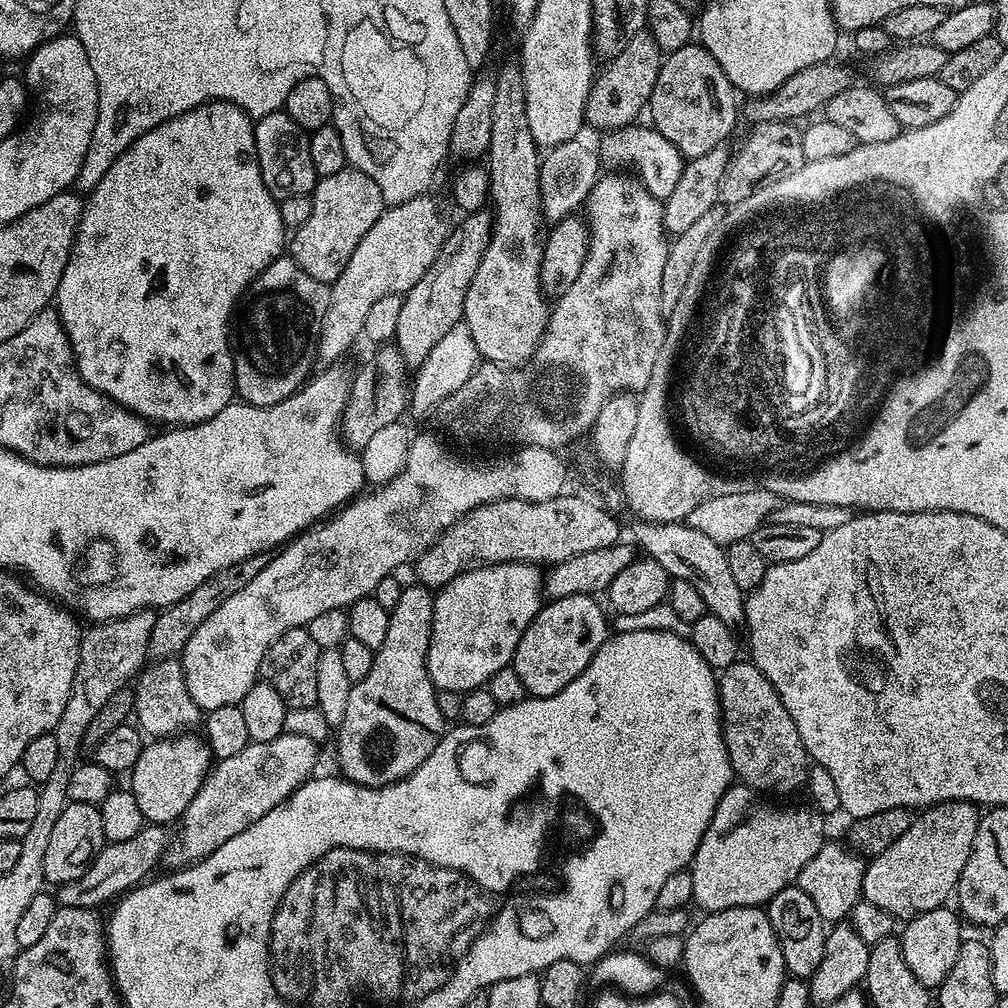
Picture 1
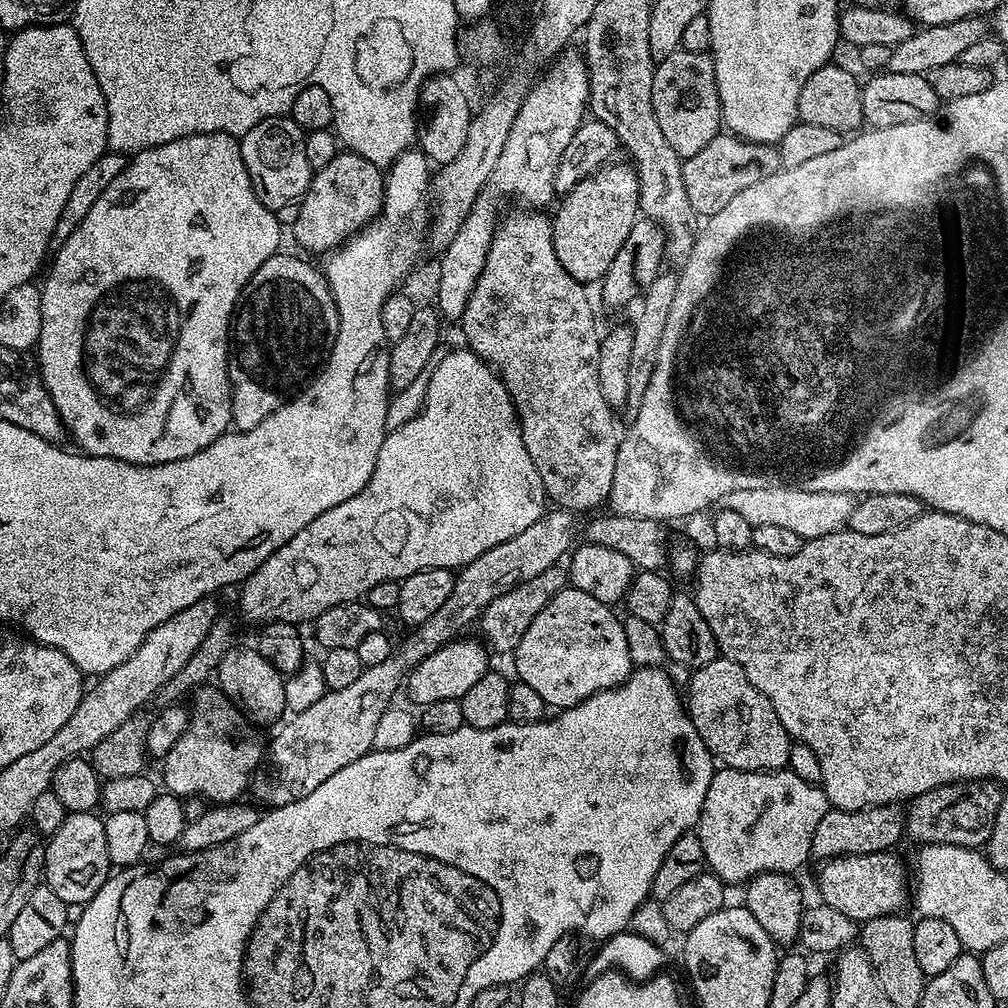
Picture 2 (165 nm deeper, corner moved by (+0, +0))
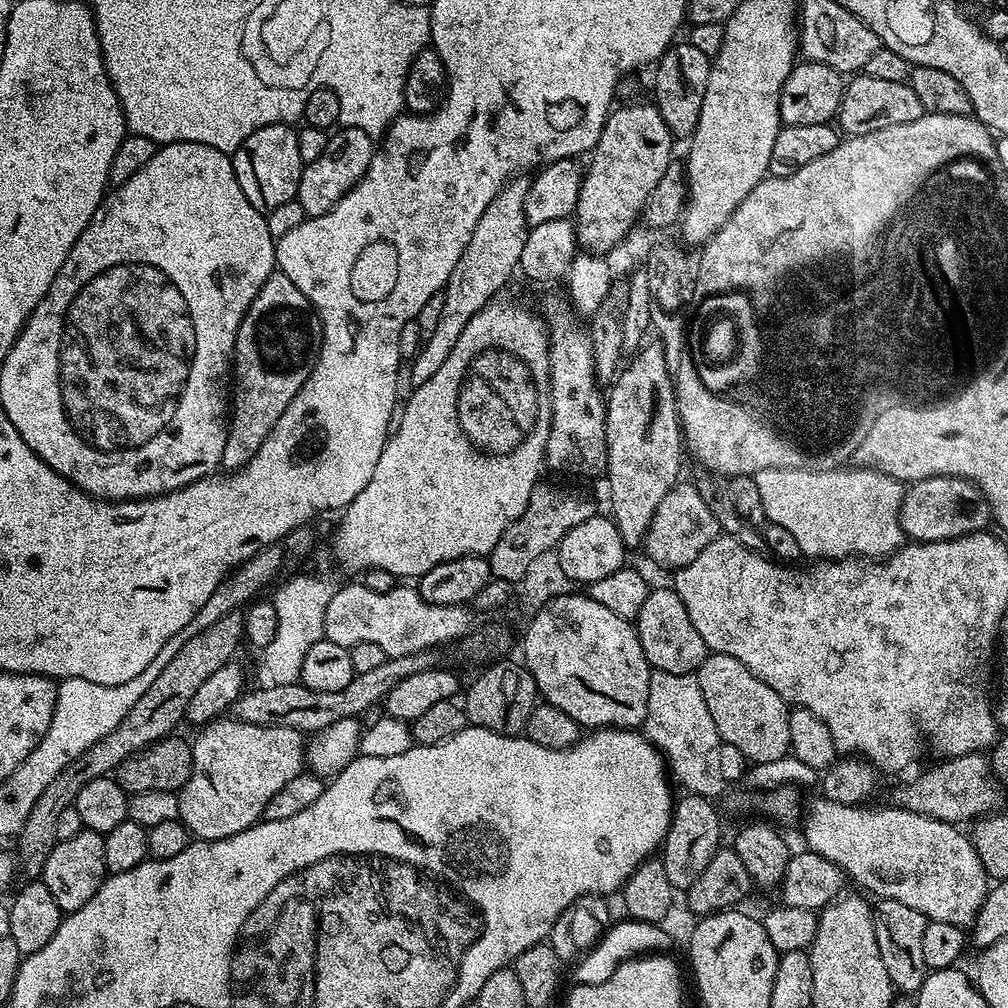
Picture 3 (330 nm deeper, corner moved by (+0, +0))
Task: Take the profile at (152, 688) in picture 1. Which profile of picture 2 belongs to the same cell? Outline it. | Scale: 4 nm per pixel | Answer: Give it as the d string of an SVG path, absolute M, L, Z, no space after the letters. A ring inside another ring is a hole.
M201 686L191 693L191 700L188 729L162 757L165 789L181 798L205 796L212 804L239 801L265 759L265 741L260 741L249 717L219 687Z

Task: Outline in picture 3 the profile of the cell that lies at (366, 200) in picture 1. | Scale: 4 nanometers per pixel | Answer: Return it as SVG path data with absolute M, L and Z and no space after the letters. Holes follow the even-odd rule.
M337 127L328 137L326 150L322 150L321 156L314 158L314 162L305 164L300 175L295 199L302 206L305 217L329 212L364 177L372 161L373 151L374 140L366 134L366 130Z

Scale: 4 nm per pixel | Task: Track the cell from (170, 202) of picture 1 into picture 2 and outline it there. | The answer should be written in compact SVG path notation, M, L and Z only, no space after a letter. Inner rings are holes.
M224 132L194 134L174 142L156 144L153 148L135 153L127 161L122 172L87 211L81 224L59 241L56 257L54 252L47 269L48 277L40 288L42 318L38 321L40 337L36 340L35 356L40 381L46 386L65 429L76 439L75 447L81 453L131 464L178 462L182 458L190 458L190 454L198 454L198 450L206 450L210 442L229 431L232 424L232 387L228 377L228 338L232 314L236 311L242 290L258 266L262 266L266 258L275 256L281 247L280 232L282 226L276 220L275 211L262 206L262 202L258 202L258 194L254 194L237 137L227 136Z

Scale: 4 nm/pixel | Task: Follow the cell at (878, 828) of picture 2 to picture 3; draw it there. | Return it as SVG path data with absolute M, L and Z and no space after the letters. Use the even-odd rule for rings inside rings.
M971 752L965 756L945 759L940 763L944 764L922 773L917 780L898 785L892 792L891 803L897 808L908 808L919 816L957 826L963 825L963 820L972 822L985 814L995 813L1000 808L998 806L1004 800L1005 789L996 779L987 755Z

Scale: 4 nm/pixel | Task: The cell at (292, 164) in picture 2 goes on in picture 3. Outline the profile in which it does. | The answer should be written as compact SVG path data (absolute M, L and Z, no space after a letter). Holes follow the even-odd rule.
M287 124L262 126L262 130L254 130L254 134L250 134L250 138L246 138L242 142L242 146L238 146L238 150L231 153L238 186L242 186L242 194L246 194L250 206L254 206L259 212L267 214L270 210L274 210L274 206L282 206L282 202L290 202L296 198L298 182L304 169L304 163L298 154L296 134L297 129Z

